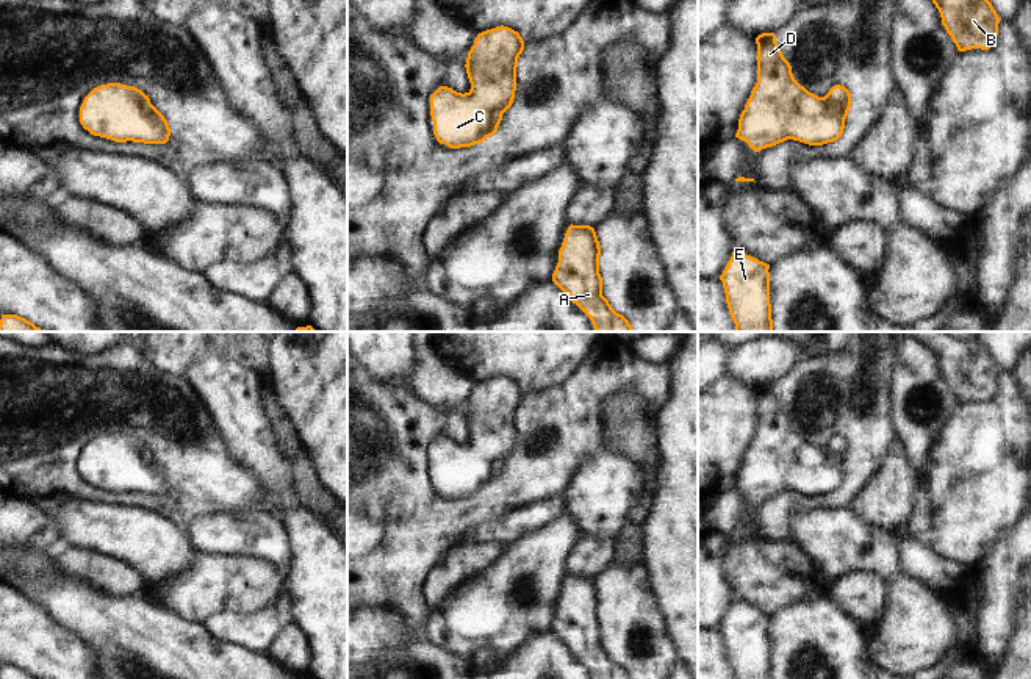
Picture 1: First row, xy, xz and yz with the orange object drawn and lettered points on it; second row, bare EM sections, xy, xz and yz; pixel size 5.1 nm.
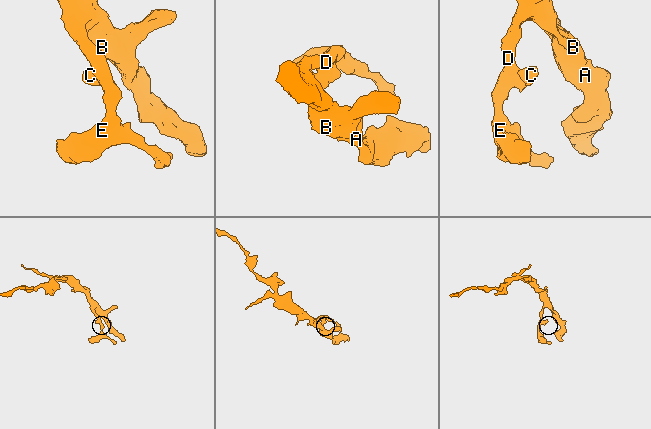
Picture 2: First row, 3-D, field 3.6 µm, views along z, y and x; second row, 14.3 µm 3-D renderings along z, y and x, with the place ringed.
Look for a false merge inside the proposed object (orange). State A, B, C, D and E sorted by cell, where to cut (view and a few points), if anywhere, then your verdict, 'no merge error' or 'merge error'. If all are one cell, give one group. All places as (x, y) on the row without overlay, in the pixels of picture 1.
A B C D E; no cut; no merge error

